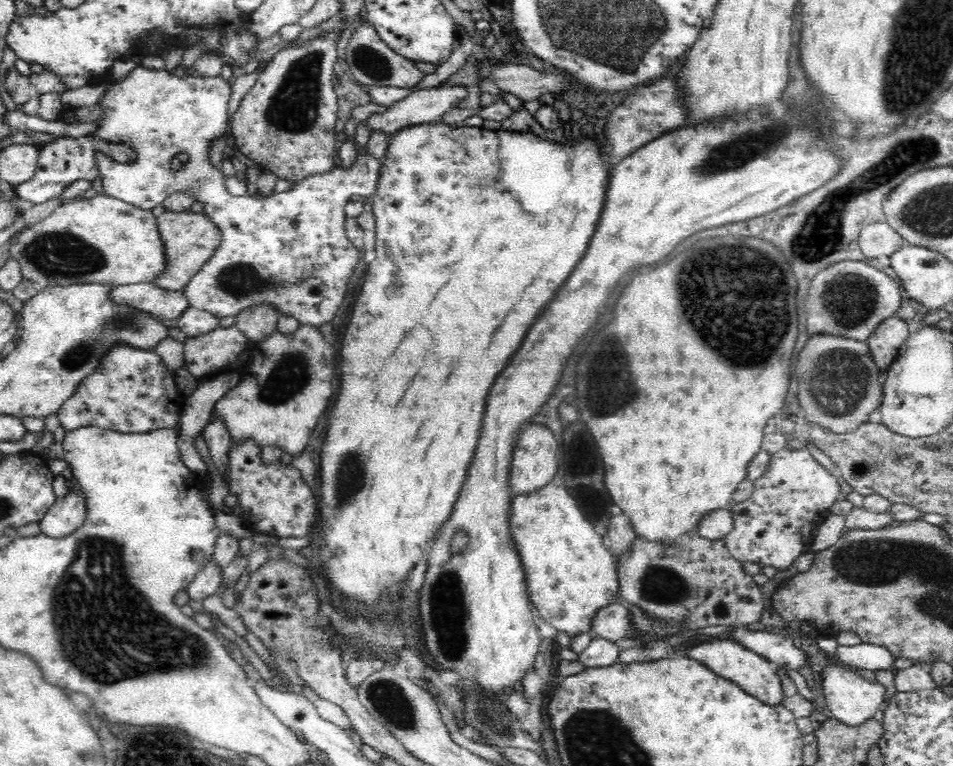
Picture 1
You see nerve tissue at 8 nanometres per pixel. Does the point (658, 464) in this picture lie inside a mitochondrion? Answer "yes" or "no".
no

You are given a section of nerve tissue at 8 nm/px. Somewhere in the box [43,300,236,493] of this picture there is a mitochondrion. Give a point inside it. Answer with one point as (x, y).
(79, 353)

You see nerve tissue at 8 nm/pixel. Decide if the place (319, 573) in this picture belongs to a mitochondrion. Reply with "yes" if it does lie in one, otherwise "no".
no

